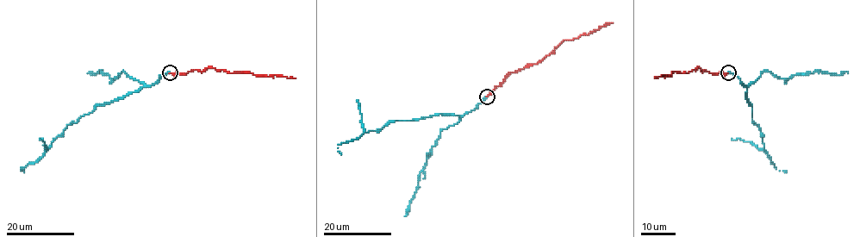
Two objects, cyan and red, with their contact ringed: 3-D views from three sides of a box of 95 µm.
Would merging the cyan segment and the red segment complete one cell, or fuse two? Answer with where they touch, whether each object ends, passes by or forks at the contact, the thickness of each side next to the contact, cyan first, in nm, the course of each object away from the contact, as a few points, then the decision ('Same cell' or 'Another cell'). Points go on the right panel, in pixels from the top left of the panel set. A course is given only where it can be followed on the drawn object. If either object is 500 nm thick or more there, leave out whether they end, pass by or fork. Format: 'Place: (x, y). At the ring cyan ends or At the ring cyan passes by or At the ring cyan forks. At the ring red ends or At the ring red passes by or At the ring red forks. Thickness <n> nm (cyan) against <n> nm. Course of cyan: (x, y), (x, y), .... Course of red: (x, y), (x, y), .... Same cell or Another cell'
Place: (728, 72). At the ring cyan ends. At the ring red ends. Thickness 240 nm (cyan) against 240 nm. Course of cyan: (728, 72), (747, 86), (745, 96), (751, 105), (752, 121), (762, 134), (763, 149), (775, 167), (787, 170). Course of red: (728, 72), (713, 74), (699, 67), (687, 72), (673, 71), (669, 76), (655, 77). Same cell

